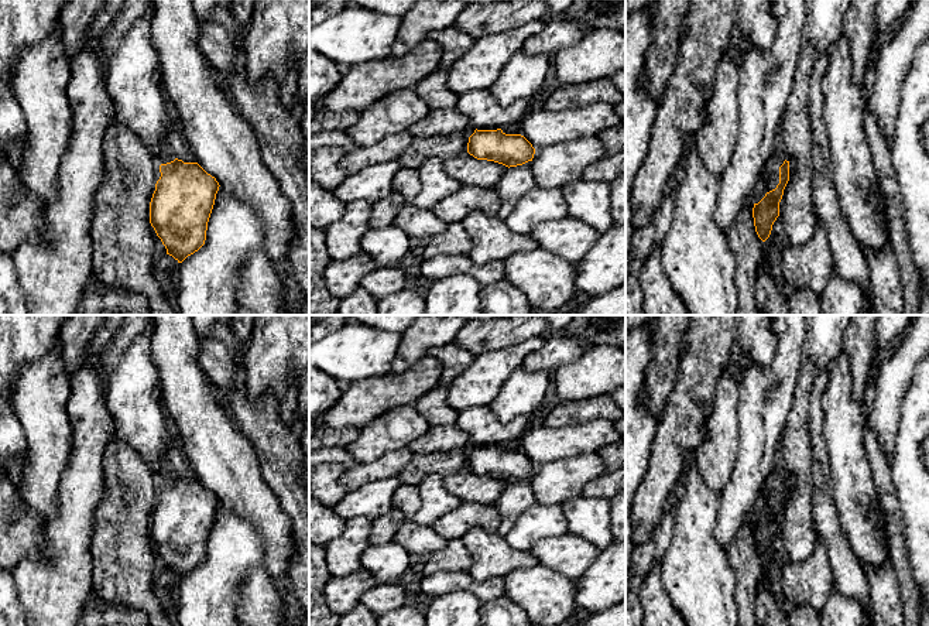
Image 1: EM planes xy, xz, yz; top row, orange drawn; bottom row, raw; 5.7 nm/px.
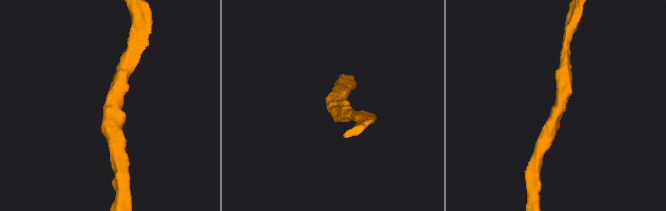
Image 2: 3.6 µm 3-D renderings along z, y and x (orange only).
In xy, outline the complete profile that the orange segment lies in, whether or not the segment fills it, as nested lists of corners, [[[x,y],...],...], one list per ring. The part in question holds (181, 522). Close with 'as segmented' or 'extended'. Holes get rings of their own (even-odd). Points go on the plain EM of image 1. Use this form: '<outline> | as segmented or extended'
[[[178,475],[161,480],[160,489],[150,519],[150,540],[167,571],[182,579],[205,561],[220,502],[198,479]]] | as segmented

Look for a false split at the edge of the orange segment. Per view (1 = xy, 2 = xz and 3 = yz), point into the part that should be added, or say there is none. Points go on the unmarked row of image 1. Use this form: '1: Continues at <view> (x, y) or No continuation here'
1: No continuation here
2: No continuation here
3: No continuation here

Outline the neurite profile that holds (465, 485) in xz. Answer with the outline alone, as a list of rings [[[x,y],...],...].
[[[469,469],[443,478],[443,488],[448,493],[459,497],[462,502],[490,506],[496,506],[507,485],[494,478],[477,476]]]

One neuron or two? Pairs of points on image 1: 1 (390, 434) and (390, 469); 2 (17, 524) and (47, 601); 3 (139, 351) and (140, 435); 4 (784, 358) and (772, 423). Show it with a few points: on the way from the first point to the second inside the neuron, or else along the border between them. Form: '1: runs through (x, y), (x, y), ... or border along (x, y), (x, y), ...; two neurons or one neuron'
1: border along (407, 445), (386, 451), (369, 462), (359, 464); two neurons
2: border along (43, 524), (48, 553), (24, 557), (14, 568); two neurons
3: runs through (139, 372), (139, 414); one neuron
4: runs through (784, 373), (784, 385), (775, 394), (772, 407); one neuron

